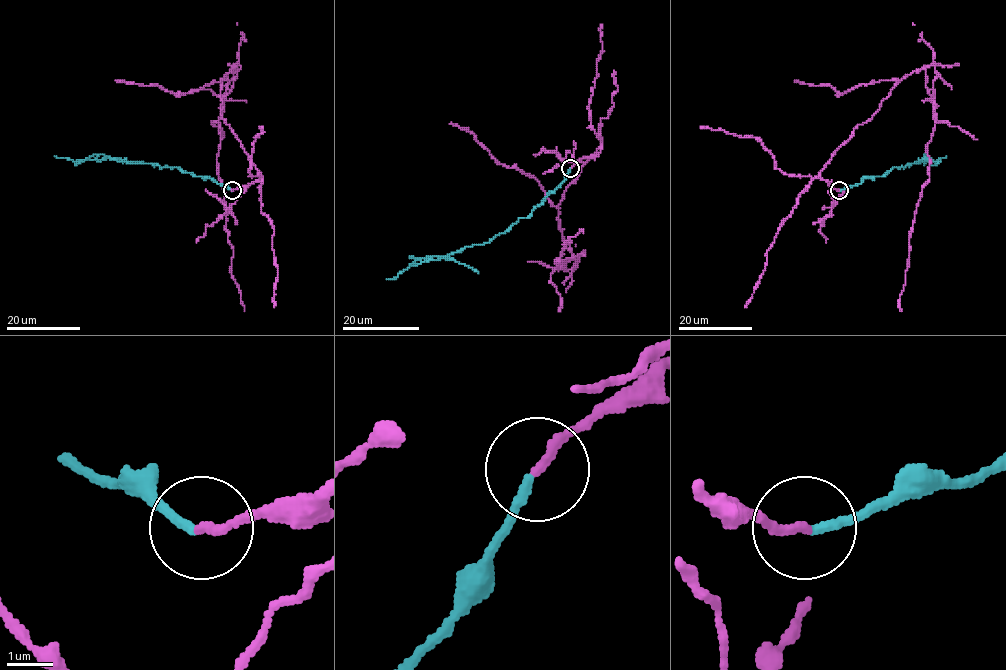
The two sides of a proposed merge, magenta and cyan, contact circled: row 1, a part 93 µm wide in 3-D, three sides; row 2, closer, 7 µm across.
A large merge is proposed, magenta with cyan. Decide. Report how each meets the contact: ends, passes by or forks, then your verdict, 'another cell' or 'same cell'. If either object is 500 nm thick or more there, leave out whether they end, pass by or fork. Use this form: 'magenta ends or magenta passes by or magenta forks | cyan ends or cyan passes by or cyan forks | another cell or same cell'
magenta ends | cyan ends | another cell

